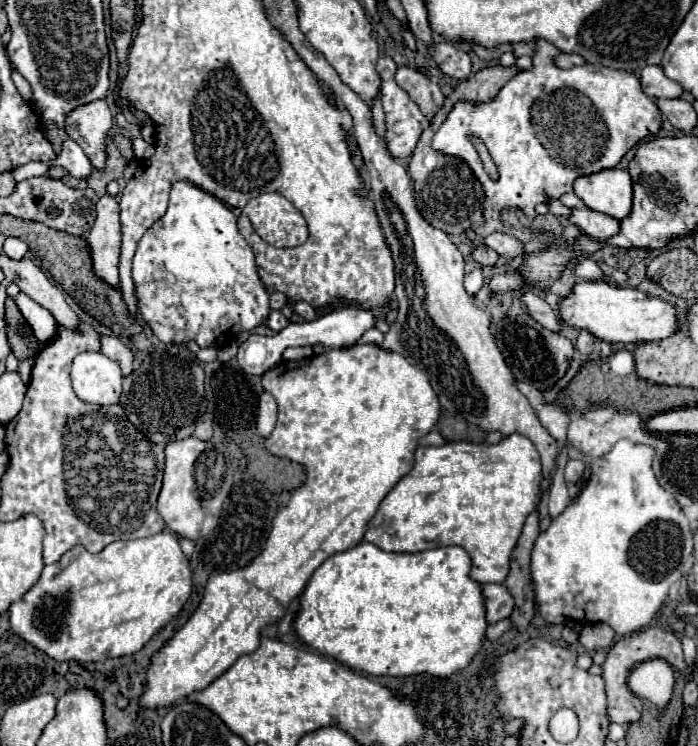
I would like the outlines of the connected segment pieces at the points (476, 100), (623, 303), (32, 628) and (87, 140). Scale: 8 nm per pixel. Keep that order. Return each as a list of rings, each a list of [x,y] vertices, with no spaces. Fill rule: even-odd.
[[[490,66],[490,68],[484,68],[480,70],[478,74],[458,82],[458,86],[454,88],[454,92],[446,98],[444,106],[438,110],[438,114],[432,118],[430,122],[430,130],[436,132],[442,122],[446,120],[448,112],[454,108],[456,102],[464,100],[464,102],[470,102],[470,104],[482,104],[482,102],[488,102],[488,100],[494,100],[500,92],[500,88],[512,78],[516,76],[518,68],[504,68],[504,66]]]
[[[576,282],[570,294],[558,300],[558,316],[564,326],[588,330],[604,342],[654,342],[676,332],[676,310],[650,294],[636,288],[616,288],[606,282]]]
[[[158,532],[138,540],[118,540],[96,554],[84,546],[74,546],[58,562],[44,566],[40,580],[10,606],[10,624],[18,636],[58,662],[100,662],[138,652],[180,612],[190,592],[190,562],[180,550],[178,536],[172,532]]]
[[[94,100],[92,104],[82,104],[80,108],[68,112],[64,130],[74,142],[82,146],[90,162],[98,170],[104,170],[106,162],[104,138],[110,128],[112,128],[112,114],[106,100]]]

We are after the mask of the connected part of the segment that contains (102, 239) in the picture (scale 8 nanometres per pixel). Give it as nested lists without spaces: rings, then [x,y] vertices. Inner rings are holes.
[[[104,194],[98,204],[98,218],[88,234],[90,256],[94,274],[106,284],[120,288],[118,280],[118,256],[120,256],[120,208],[118,202]]]

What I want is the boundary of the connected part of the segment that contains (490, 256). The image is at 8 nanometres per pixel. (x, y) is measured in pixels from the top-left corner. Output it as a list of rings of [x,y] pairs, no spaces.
[[[476,246],[476,250],[474,250],[474,260],[476,262],[480,262],[482,266],[494,266],[496,262],[498,262],[498,252],[494,252],[492,248],[488,248],[488,246]]]

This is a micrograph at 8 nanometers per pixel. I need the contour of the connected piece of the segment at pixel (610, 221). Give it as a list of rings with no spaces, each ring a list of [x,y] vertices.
[[[572,208],[568,222],[580,228],[584,234],[594,238],[608,238],[618,234],[620,222],[612,216],[604,216],[602,212],[592,212],[590,208]]]

